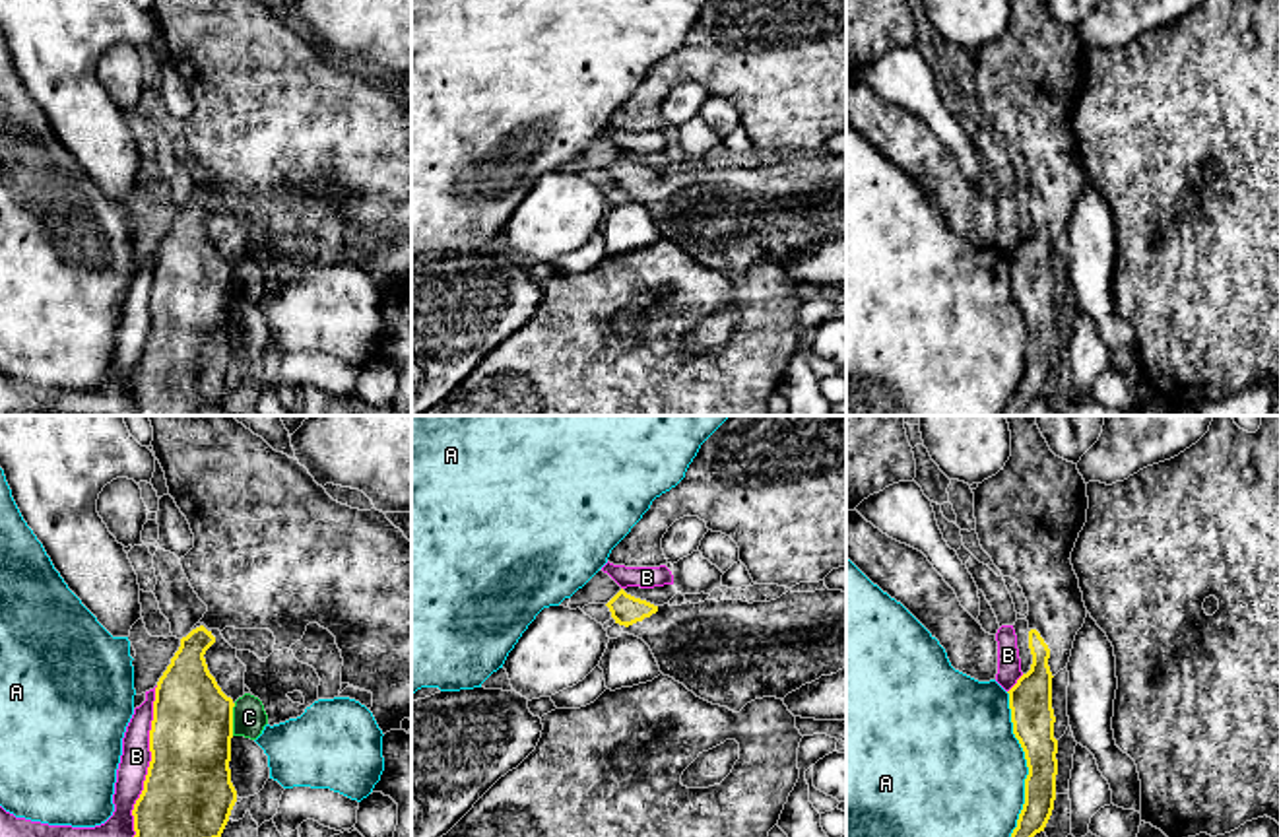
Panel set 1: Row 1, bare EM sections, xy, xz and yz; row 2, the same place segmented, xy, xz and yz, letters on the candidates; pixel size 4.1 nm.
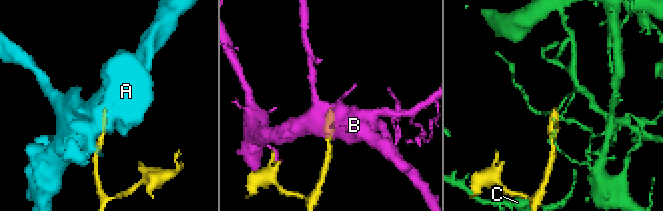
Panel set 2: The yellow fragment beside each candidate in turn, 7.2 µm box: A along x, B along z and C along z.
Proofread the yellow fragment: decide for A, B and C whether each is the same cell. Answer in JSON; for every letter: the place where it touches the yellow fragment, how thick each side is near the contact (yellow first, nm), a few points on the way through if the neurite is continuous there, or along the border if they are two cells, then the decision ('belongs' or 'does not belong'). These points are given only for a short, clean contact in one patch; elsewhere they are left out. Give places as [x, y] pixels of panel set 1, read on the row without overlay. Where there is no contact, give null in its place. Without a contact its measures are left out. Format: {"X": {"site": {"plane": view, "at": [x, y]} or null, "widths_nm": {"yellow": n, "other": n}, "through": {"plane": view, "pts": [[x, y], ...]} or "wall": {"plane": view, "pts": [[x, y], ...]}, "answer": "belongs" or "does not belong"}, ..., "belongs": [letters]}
{"A": {"site": {"plane": "yz", "at": [1029, 336]}, "widths_nm": {"yellow": 180, "other": 480}, "answer": "does not belong"}, "B": {"site": {"plane": "xy", "at": [150, 331]}, "widths_nm": {"yellow": 380, "other": 120}, "answer": "does not belong"}, "C": {"site": {"plane": "xy", "at": [231, 284]}, "widths_nm": {"yellow": 340, "other": 140}, "wall": {"plane": "xy", "pts": [[235, 268], [231, 300]]}, "answer": "does not belong"}, "belongs": []}

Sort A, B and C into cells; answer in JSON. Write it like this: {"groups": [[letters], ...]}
{"groups": [["A"], ["B"], ["C"]]}

